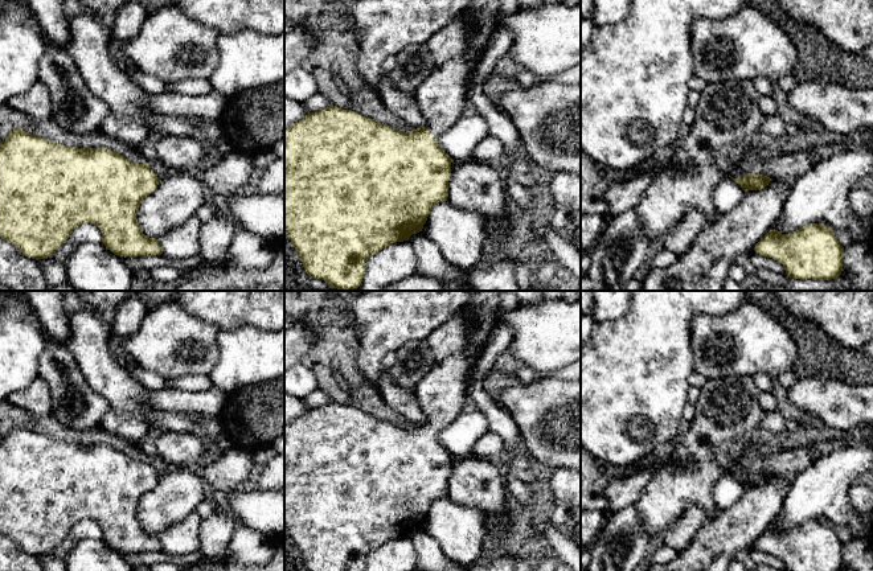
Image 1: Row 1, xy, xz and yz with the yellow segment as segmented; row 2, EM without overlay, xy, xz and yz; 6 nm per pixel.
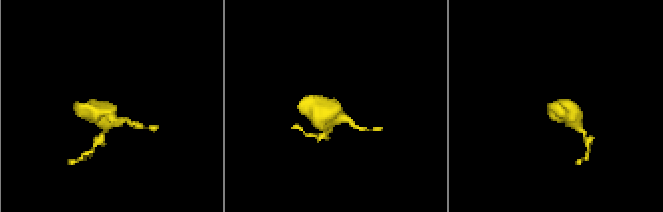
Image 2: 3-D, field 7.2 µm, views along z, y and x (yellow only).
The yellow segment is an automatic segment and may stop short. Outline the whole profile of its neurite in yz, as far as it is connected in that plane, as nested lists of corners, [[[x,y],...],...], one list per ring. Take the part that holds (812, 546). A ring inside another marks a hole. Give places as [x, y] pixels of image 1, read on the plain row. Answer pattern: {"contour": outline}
{"contour": [[[810,519],[788,530],[774,525],[754,547],[782,559],[784,571],[841,571],[843,567],[844,543],[823,519]]]}

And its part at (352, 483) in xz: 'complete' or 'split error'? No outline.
split error

